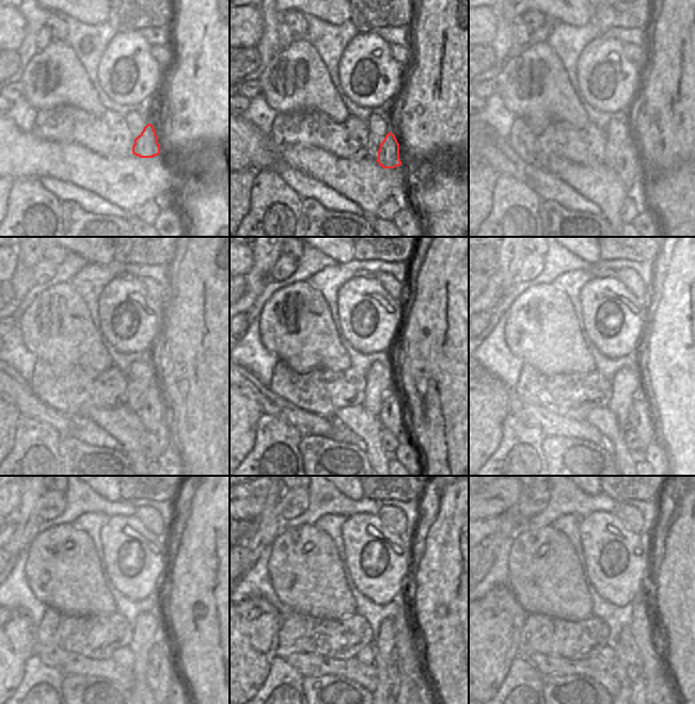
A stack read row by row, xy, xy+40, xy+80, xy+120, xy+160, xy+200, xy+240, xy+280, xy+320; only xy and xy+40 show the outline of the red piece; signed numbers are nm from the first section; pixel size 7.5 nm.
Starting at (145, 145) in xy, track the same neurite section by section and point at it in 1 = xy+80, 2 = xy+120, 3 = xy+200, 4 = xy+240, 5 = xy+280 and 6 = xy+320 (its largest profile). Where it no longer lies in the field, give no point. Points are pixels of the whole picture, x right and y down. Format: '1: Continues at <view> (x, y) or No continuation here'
1: Continues at xy+80 (628, 164)
2: Continues at xy+120 (152, 413)
3: Continues at xy+200 (640, 419)
4: Continues at xy+240 (157, 658)
5: Continues at xy+280 (400, 692)
6: Continues at xy+320 (638, 692).

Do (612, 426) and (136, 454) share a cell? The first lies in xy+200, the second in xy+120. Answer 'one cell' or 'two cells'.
one cell

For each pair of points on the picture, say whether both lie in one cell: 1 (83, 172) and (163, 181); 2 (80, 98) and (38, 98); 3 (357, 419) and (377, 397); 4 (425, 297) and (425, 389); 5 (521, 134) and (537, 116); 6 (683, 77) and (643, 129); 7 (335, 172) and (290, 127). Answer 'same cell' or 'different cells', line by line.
1: same cell
2: same cell
3: different cells
4: same cell
5: different cells
6: same cell
7: different cells

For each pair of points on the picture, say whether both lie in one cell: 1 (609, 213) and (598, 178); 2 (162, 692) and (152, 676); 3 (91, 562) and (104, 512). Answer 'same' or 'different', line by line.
1: same
2: different
3: different

